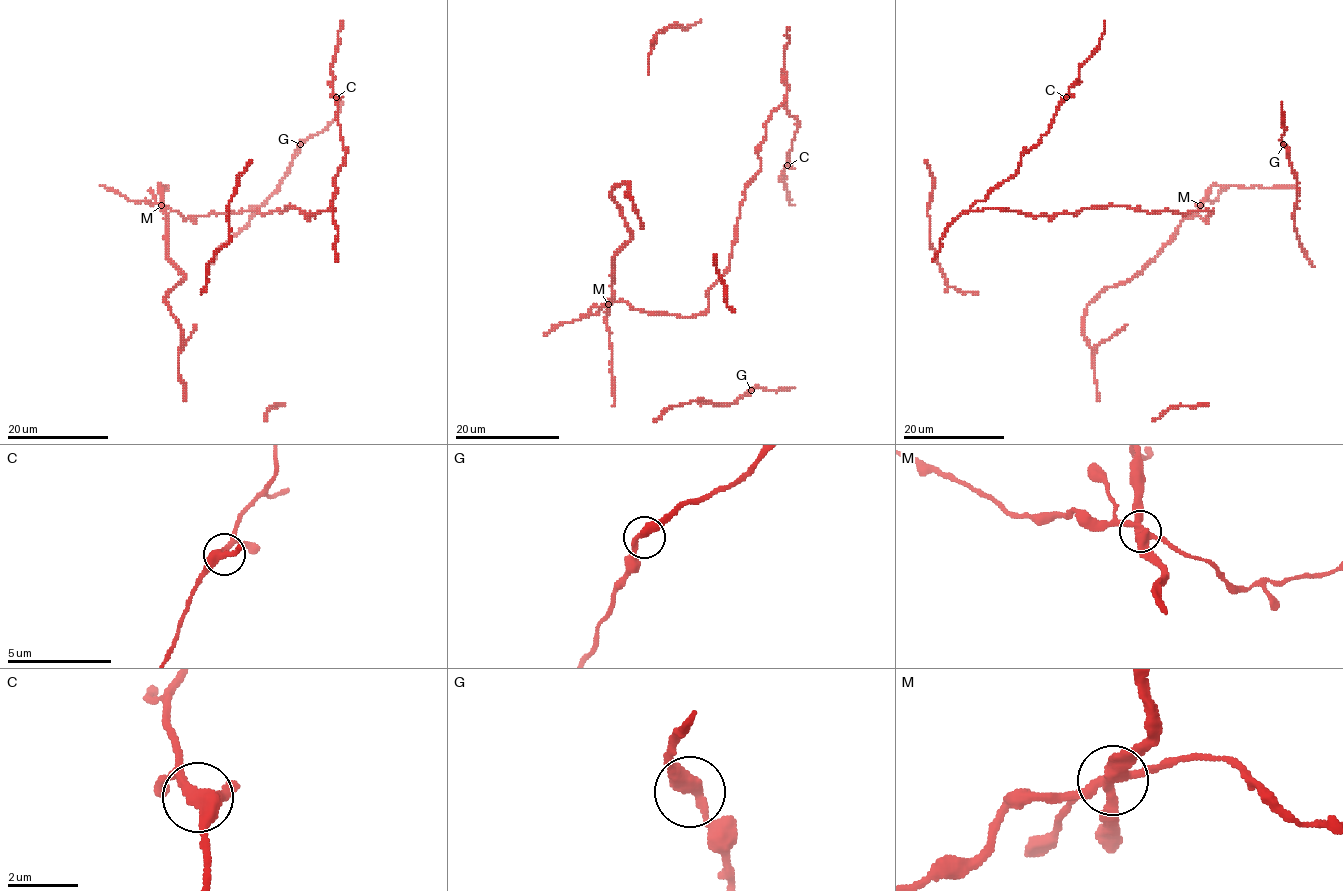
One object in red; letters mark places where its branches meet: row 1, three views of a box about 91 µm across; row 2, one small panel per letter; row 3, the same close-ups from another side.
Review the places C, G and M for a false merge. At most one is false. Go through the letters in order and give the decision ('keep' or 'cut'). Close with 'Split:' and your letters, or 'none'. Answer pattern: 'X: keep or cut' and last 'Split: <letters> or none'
C: keep
G: keep
M: cut
Split: M

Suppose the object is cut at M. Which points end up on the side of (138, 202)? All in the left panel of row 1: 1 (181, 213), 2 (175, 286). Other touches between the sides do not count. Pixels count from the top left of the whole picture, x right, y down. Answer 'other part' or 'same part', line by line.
1: same part
2: other part

